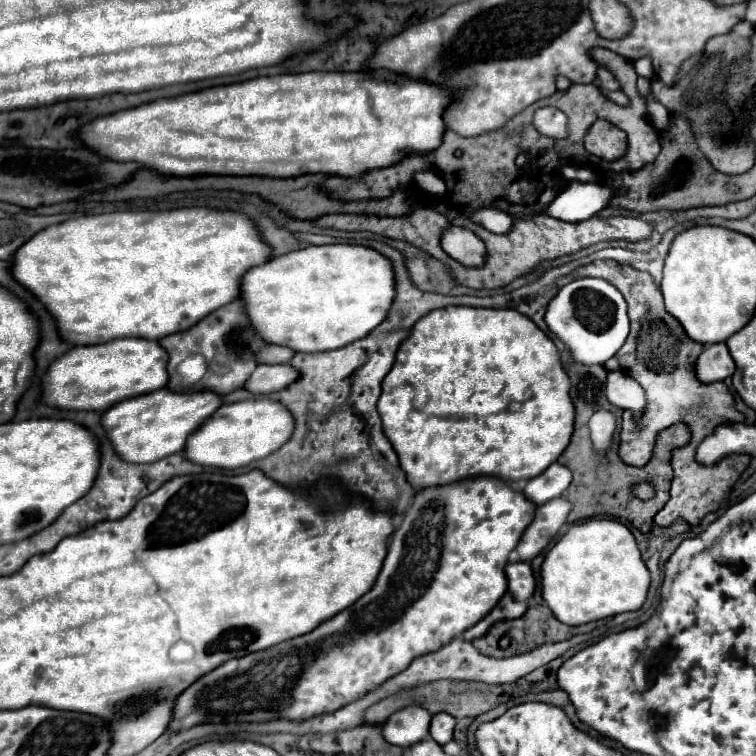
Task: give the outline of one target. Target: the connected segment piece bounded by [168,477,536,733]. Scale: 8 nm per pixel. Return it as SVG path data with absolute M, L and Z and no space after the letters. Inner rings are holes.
M476 477L416 493L402 525L394 531L384 567L366 595L306 635L264 651L230 659L196 679L176 697L168 731L178 733L202 723L266 723L276 719L306 721L334 713L364 697L390 677L402 673L416 657L448 645L448 641L492 611L500 595L506 591L504 567L508 555L528 523L532 523L534 511L534 503L528 503L522 493L512 491L498 477Z

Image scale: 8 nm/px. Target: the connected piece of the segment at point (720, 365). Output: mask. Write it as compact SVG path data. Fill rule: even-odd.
M726 343L708 345L696 361L696 375L700 375L702 383L724 381L732 373L734 373L734 359L730 357Z

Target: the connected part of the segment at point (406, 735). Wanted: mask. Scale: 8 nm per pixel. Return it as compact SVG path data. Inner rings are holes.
M406 707L404 711L398 711L388 719L384 725L384 739L392 745L398 747L410 747L414 743L420 743L428 737L430 729L430 719L428 711L422 707Z

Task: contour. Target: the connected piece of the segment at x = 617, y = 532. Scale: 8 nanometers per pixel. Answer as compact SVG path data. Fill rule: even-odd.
M586 519L584 523L570 525L568 533L548 549L540 567L540 583L542 599L548 603L554 617L571 627L640 609L648 593L650 573L640 557L636 539L626 525L614 519Z

